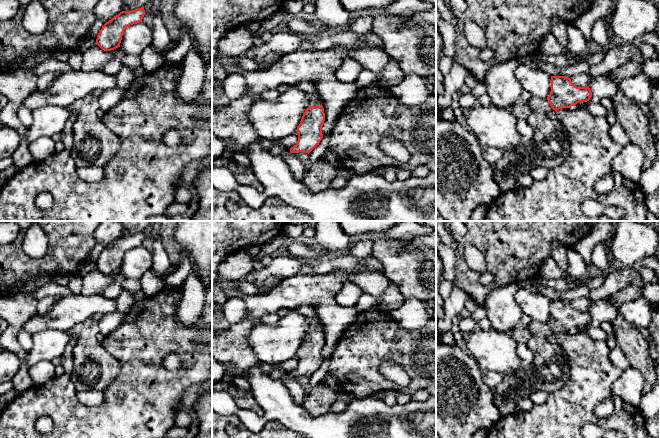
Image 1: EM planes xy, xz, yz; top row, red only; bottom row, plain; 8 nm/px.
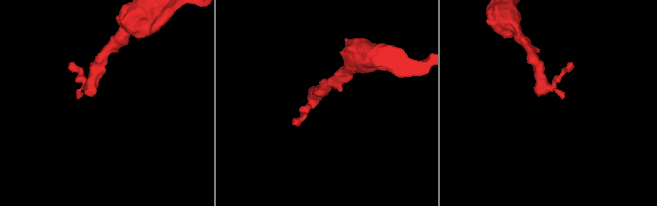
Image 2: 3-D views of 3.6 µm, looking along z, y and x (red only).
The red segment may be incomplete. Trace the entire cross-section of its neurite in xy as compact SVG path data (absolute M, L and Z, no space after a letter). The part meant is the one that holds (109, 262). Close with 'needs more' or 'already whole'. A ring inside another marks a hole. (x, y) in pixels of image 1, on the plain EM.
M144 231L120 236L104 248L97 259L96 269L104 275L120 271L124 254L130 249L142 246L145 238Z; already whole

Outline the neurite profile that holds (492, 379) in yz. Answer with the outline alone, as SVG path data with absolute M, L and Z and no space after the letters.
M484 371L482 372L482 380L489 388L494 389L498 385L501 384L504 379L505 374L492 372L492 371Z

